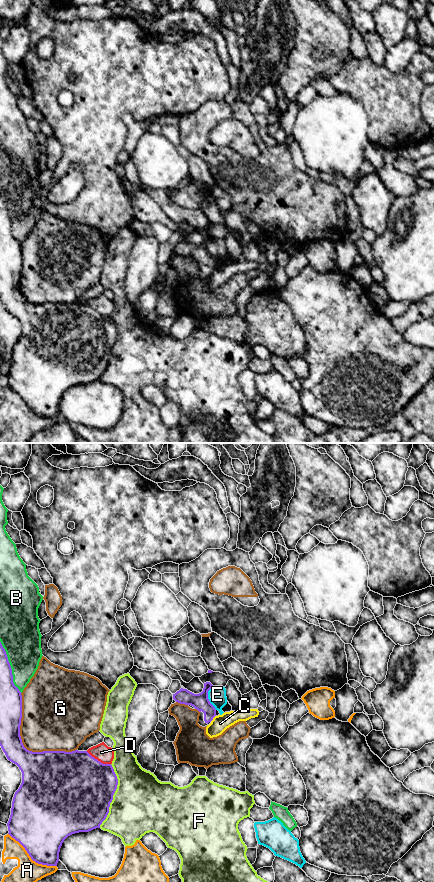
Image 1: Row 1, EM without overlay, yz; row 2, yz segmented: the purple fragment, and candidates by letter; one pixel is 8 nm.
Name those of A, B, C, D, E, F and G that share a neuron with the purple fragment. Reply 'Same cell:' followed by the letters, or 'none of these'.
Same cell: none of these

